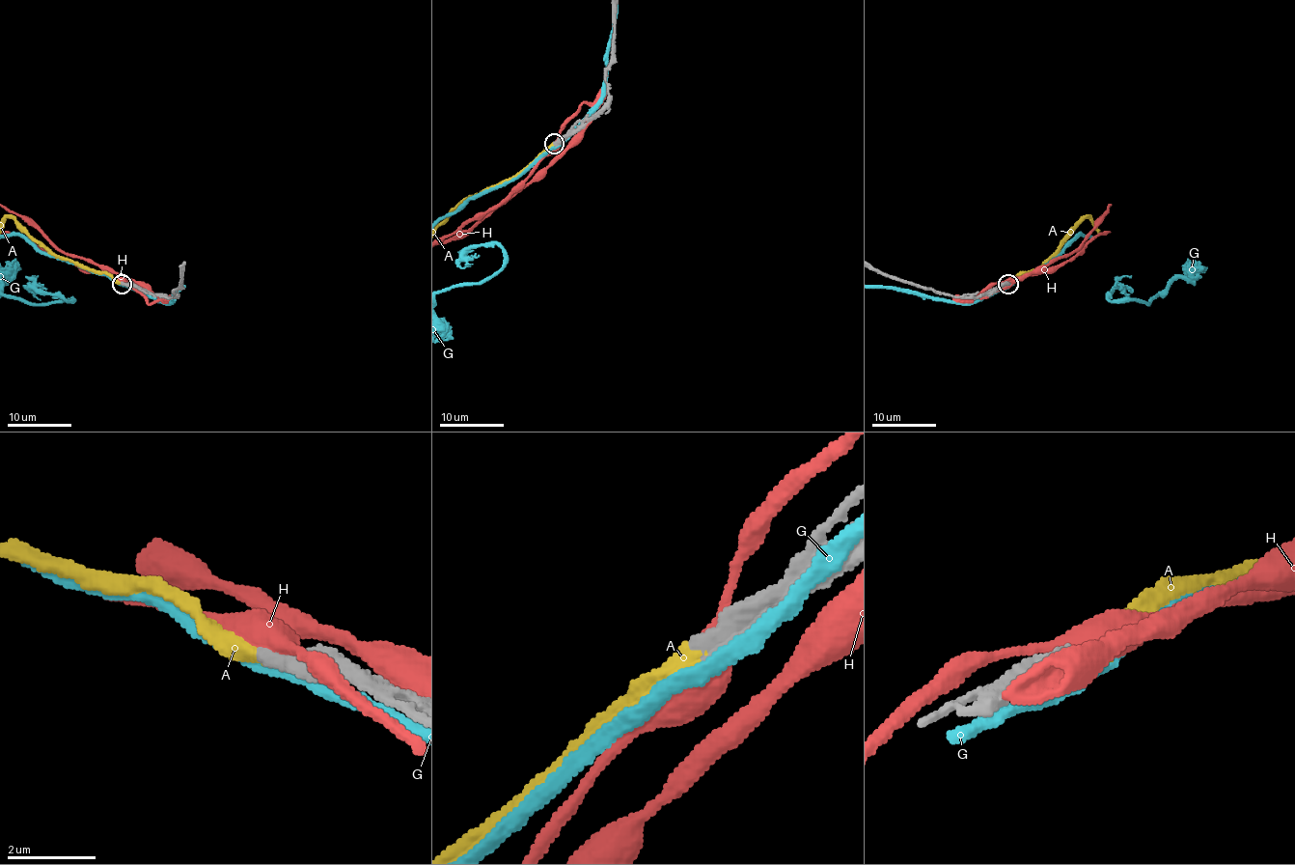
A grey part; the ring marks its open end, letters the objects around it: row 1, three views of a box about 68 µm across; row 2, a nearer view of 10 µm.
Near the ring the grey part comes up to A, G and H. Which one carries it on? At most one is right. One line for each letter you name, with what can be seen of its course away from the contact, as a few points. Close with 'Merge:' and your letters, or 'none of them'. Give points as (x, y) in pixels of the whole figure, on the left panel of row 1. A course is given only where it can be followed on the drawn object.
Merge: A

